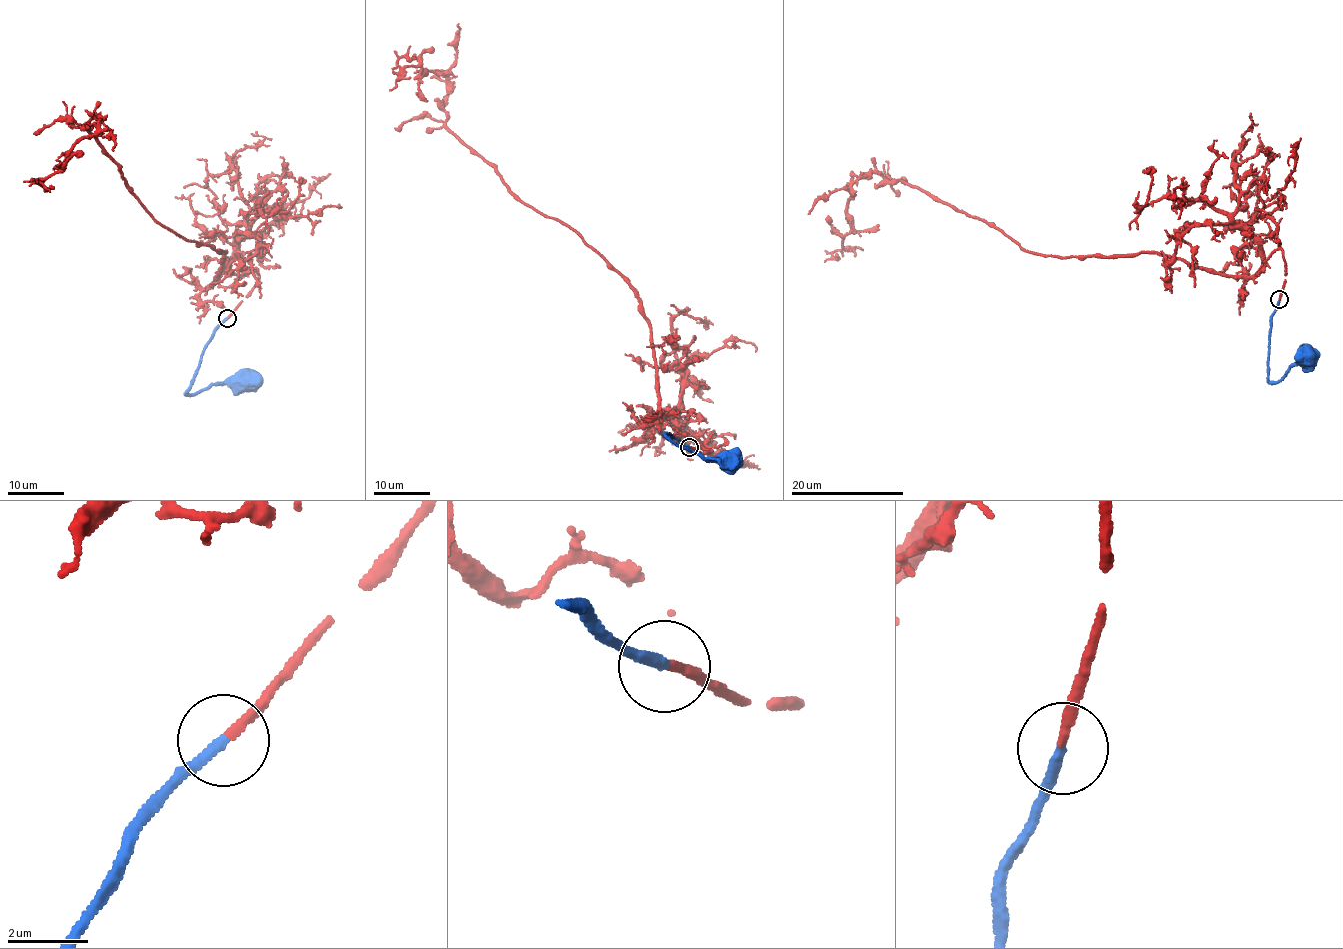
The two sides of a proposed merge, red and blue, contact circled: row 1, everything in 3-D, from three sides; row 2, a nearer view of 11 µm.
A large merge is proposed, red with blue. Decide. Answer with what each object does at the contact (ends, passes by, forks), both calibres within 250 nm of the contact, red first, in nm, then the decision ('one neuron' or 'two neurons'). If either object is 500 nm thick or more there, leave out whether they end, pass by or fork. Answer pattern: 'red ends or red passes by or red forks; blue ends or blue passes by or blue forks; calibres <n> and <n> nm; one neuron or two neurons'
red ends; blue ends; calibres 240 and 280 nm; one neuron

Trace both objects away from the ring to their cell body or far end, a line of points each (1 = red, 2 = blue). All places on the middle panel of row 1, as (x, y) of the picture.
1: (689, 447), (711, 450), (660, 430), (649, 320), (630, 284), (448, 129), (446, 72), (397, 63), (415, 59)
2: (689, 447), (670, 433), (667, 435), (673, 442), (701, 453), (704, 458), (728, 455), (731, 461)

